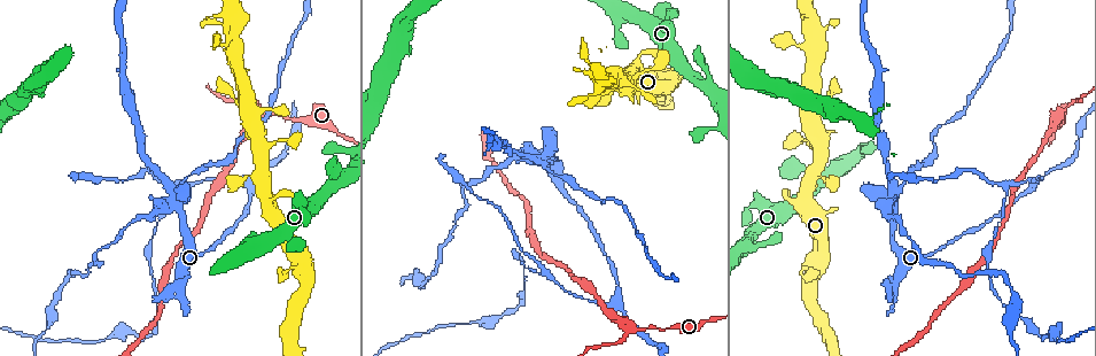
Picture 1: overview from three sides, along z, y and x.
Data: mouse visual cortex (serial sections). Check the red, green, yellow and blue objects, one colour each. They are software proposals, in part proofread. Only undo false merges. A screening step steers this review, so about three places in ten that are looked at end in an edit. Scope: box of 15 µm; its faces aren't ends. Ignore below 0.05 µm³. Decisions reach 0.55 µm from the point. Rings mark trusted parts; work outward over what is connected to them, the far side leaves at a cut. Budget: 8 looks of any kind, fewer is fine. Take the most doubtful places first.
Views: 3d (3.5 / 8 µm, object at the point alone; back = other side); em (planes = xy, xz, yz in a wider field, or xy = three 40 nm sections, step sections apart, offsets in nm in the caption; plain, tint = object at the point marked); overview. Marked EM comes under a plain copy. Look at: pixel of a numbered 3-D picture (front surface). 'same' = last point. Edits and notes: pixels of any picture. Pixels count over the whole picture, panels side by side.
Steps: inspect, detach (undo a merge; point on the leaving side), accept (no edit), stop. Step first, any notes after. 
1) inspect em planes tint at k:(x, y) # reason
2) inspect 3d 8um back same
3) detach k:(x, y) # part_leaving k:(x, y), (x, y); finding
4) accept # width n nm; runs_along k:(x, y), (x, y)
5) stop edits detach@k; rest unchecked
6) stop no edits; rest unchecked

inspect 3d 3.5um at 1:(615, 303) # arms part here

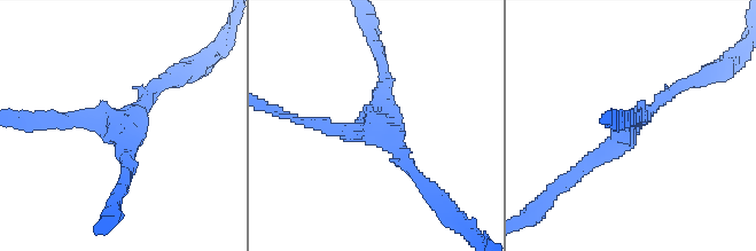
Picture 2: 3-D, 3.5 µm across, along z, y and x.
inspect em xy step 1 tint at 2:(118, 125) # arms 3; arm_widths 200, 200, 200 nm

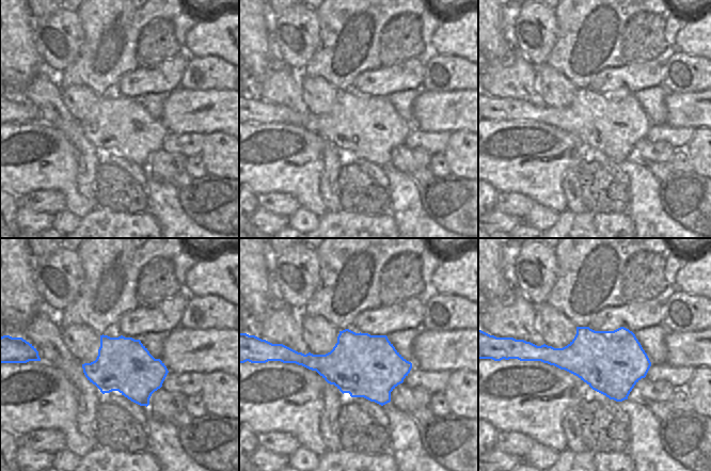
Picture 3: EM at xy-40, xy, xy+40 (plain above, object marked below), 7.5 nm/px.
accept # runs_along 2:(126, 175), (112, 118), (49, 123); one cell here

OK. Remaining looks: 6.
inspect 3d 8um at 1:(178, 181) # narrows sharply

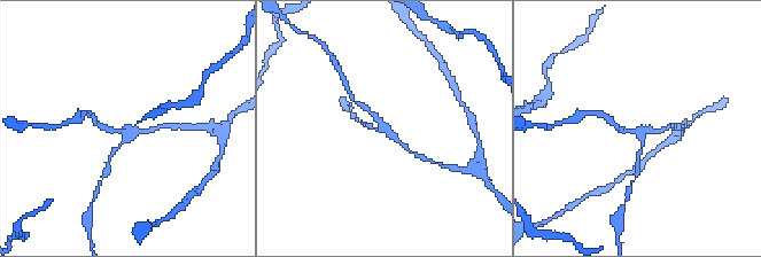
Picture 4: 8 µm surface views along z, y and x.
inspect em xy step 5 tint at 4:(388, 131) # arms 3; arm_widths 150, 200, 200 nm; now the EM

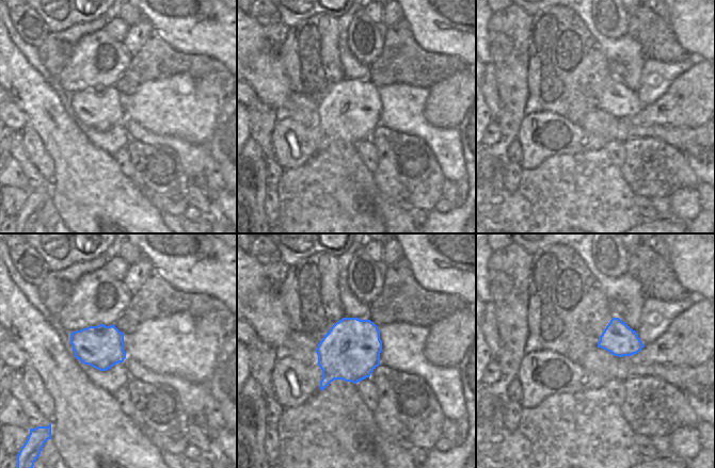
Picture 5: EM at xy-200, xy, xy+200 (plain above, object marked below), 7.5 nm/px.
accept # runs_along 4:(153, 127), (130, 131), (109, 158); all the same cell

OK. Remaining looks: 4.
inspect 3d 3.5um at 1:(1062, 114) # a fork

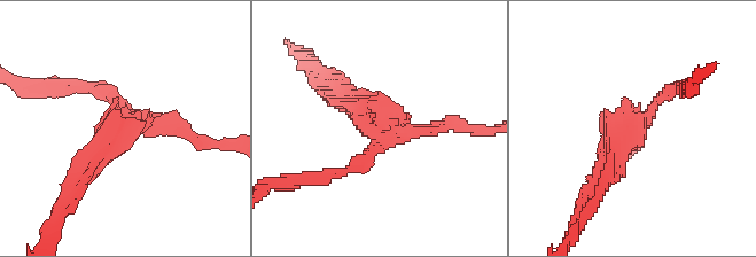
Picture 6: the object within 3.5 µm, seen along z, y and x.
inspect em xy step 2 tint at 6:(399, 130) # arms 3; arm_widths 150, 200, 400 nm; shape alone is not enough

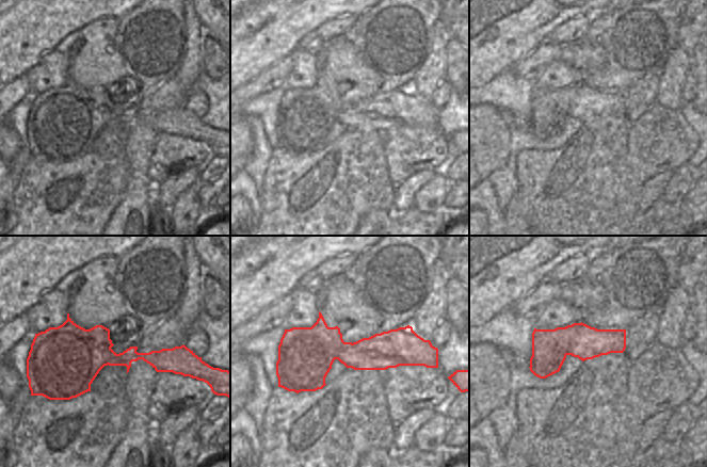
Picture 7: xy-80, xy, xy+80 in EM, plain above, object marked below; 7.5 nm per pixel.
detach 6:(109, 119) # part_leaving 6:(138, 126), (116, 133), (63, 200); a second cell is stuck on

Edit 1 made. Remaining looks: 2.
stop edits detach@6; rest unchecked

